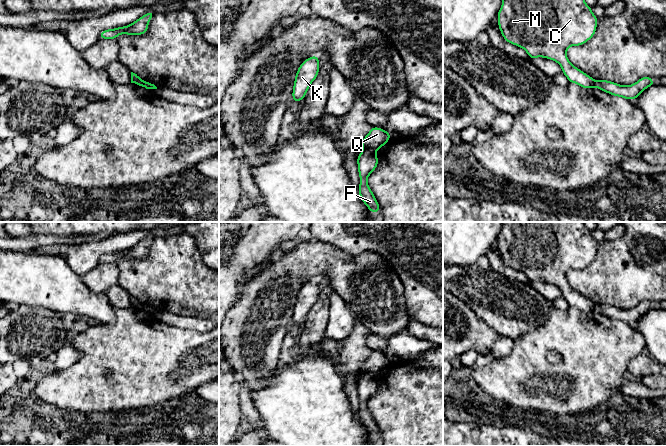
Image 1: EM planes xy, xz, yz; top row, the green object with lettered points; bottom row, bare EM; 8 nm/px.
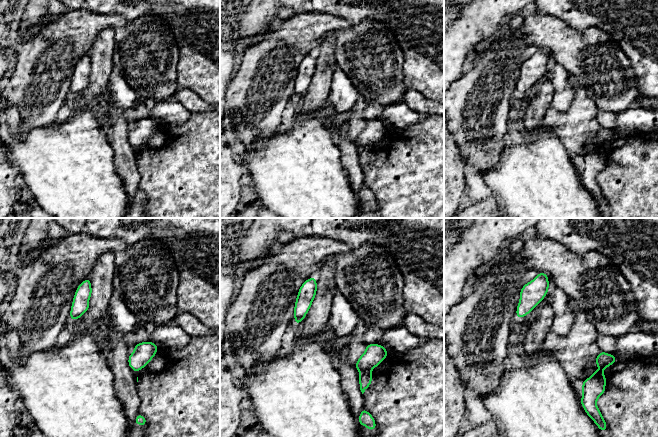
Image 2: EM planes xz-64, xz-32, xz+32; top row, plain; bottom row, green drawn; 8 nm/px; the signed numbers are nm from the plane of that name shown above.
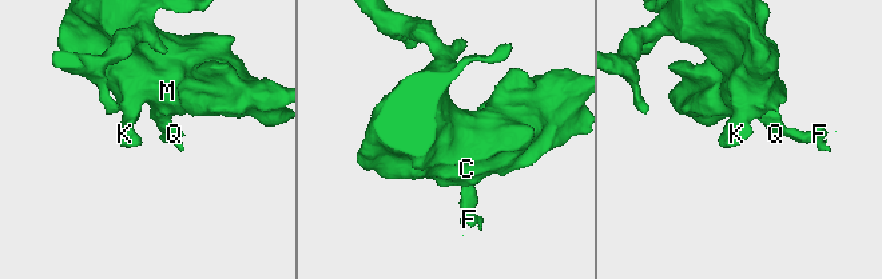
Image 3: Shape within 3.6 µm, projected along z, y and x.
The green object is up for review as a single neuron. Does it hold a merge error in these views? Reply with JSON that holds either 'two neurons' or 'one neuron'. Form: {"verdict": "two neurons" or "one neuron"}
{"verdict": "two neurons"}

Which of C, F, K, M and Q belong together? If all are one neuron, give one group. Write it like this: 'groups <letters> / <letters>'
groups C K M Q / F

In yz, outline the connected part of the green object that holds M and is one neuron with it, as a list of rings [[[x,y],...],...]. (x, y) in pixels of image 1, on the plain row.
[[[502,222],[497,244],[504,264],[523,272],[530,283],[542,281],[553,284],[560,289],[569,307],[585,313],[594,311],[595,304],[567,282],[570,270],[585,268],[597,253],[598,242],[584,222]]]

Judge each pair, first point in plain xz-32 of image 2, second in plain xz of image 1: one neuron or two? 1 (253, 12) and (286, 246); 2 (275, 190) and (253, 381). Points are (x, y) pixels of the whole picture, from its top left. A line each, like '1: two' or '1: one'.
1: two
2: two

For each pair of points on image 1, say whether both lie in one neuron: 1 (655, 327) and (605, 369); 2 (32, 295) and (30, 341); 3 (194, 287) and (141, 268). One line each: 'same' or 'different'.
1: different
2: different
3: same

